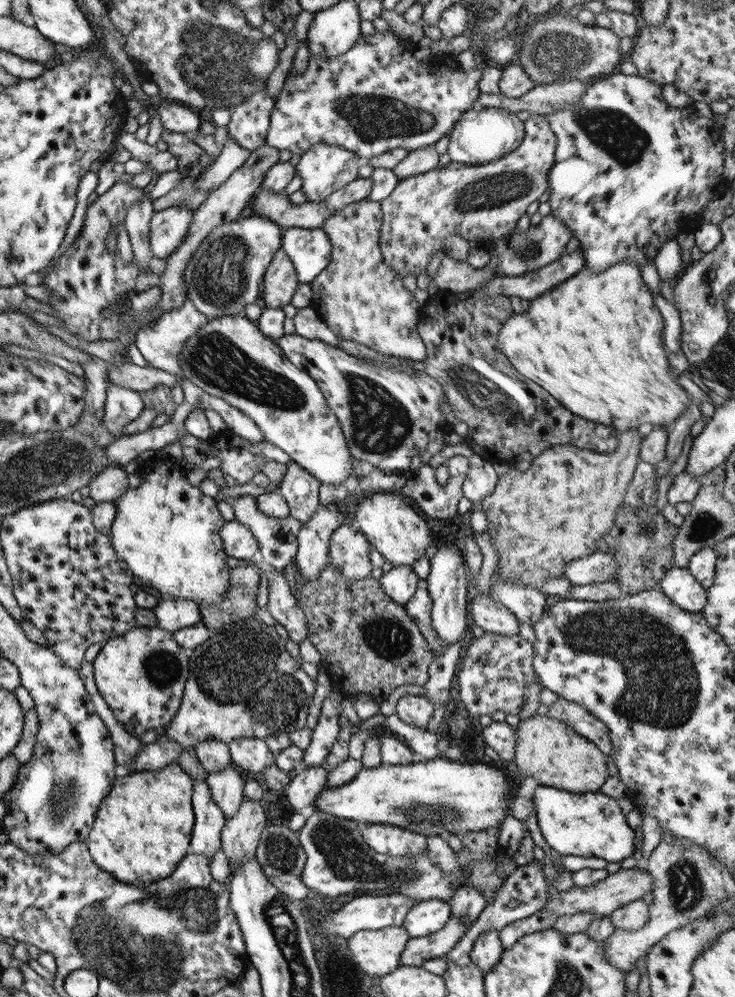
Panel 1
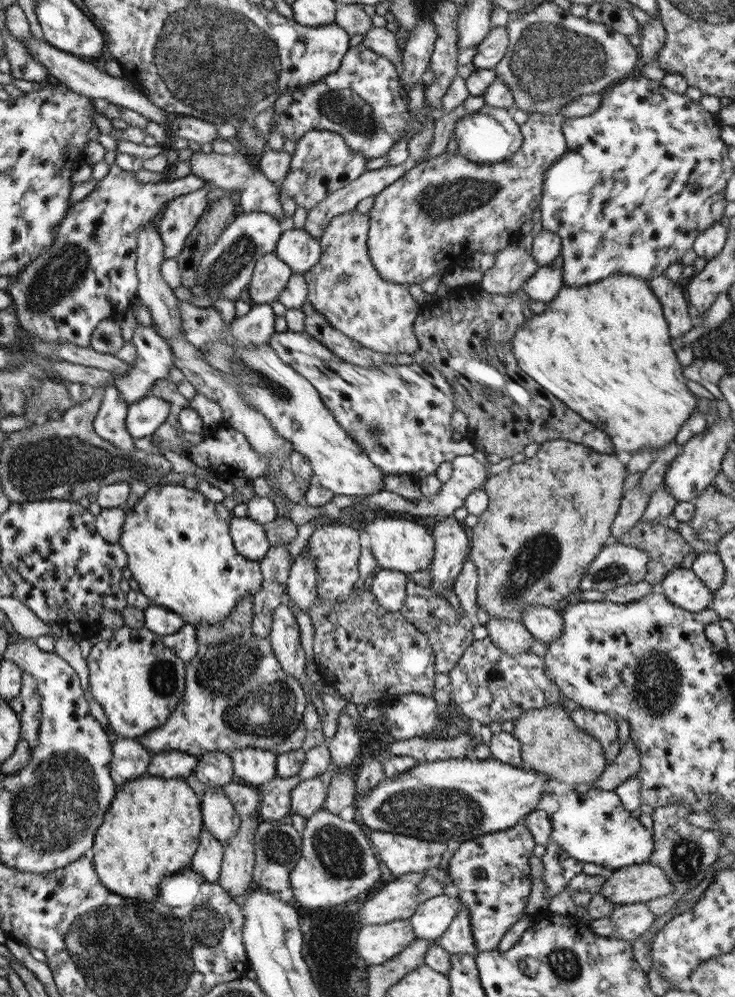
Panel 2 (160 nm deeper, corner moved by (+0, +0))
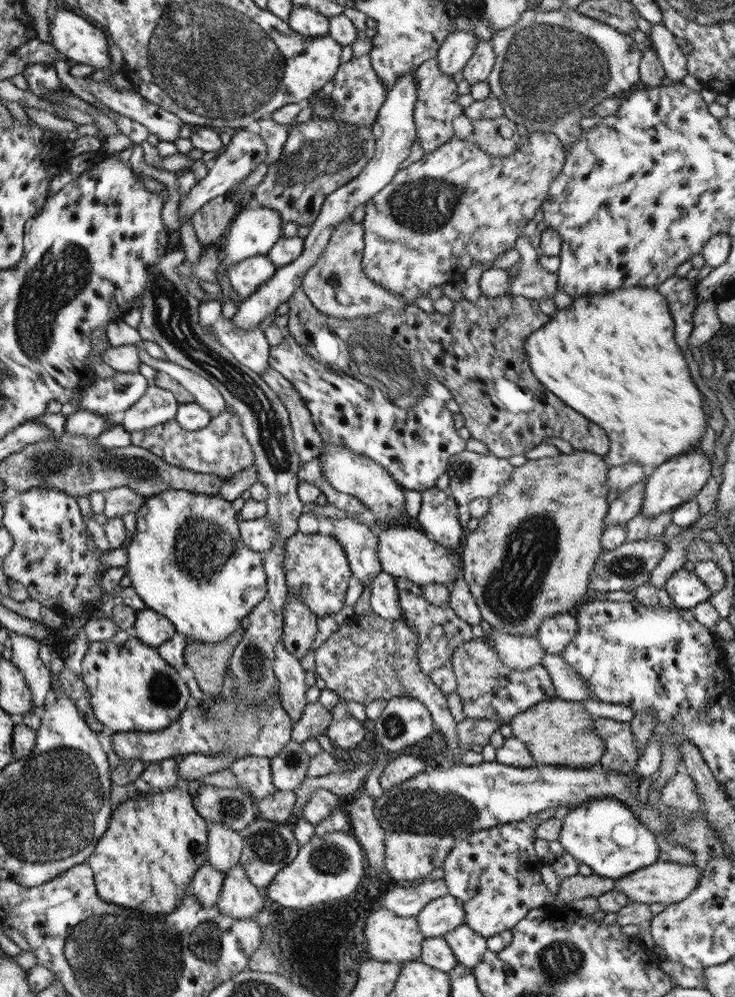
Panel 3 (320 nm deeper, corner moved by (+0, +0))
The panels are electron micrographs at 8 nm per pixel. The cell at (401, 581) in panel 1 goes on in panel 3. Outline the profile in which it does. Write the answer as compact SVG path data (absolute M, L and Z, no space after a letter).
M383 571L376 574L369 584L369 606L382 620L393 621L400 618L399 596L395 584L394 576Z

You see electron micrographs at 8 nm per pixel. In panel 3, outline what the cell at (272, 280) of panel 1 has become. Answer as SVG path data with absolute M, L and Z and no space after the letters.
M255 255L236 262L226 270L225 279L233 292L244 299L258 289L268 278L273 276L275 266L263 255Z

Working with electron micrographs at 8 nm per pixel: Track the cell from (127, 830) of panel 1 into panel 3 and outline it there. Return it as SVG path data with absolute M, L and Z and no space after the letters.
M182 784L128 798L115 807L105 832L84 861L92 870L96 893L103 902L157 916L169 914L180 905L195 871L206 862L206 832L209 826L195 812L191 801L192 795Z

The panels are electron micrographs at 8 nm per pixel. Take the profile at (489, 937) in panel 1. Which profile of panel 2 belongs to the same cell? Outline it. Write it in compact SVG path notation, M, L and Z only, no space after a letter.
M523 822L507 830L482 834L456 844L446 870L458 900L467 909L476 954L496 950L503 934L525 915L532 883L529 857L536 844Z

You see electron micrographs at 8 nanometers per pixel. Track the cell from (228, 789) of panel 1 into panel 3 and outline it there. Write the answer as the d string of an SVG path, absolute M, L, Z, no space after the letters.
M209 822L206 832L206 862L221 874L240 859L242 838L221 822Z

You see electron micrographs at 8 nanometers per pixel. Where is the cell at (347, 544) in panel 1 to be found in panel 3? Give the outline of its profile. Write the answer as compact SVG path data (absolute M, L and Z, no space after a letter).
M325 531L307 535L296 532L282 544L283 578L287 592L301 599L316 617L333 615L344 606L344 595L348 586L350 568L341 545Z

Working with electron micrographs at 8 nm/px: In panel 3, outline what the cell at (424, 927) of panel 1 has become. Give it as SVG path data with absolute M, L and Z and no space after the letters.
M449 893L434 898L416 914L417 928L423 939L443 937L464 923L462 902Z

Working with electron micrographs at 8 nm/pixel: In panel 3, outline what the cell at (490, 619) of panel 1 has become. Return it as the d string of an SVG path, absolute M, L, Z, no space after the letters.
M494 630L489 634L494 642L494 650L498 659L511 670L527 670L540 664L544 650L533 636L503 634Z

